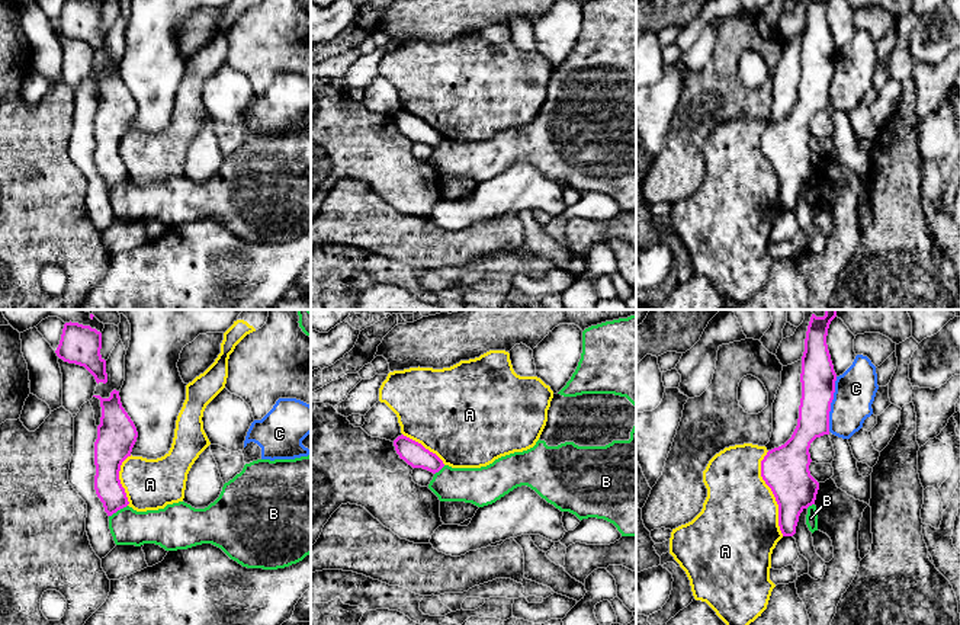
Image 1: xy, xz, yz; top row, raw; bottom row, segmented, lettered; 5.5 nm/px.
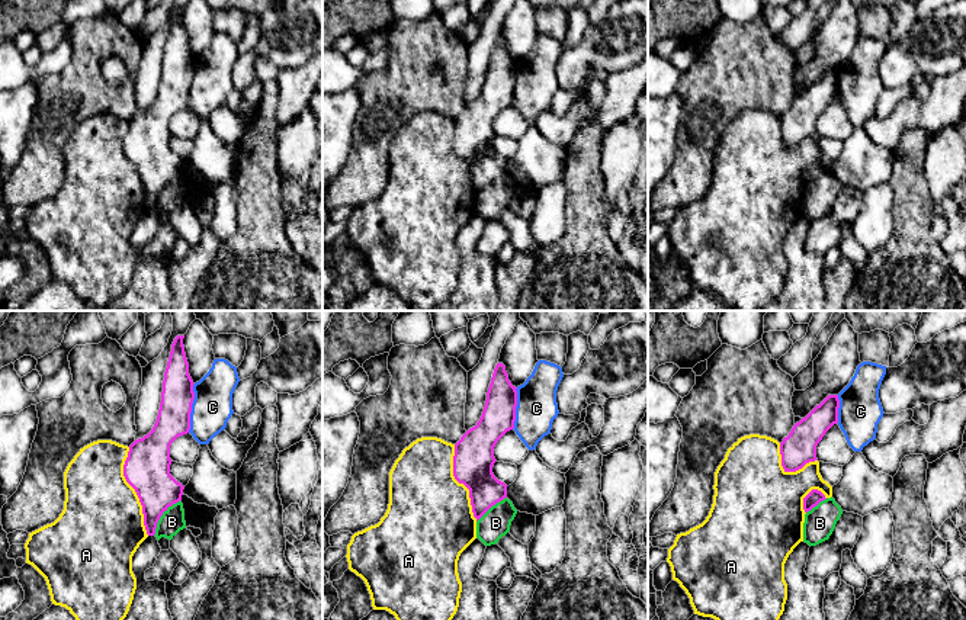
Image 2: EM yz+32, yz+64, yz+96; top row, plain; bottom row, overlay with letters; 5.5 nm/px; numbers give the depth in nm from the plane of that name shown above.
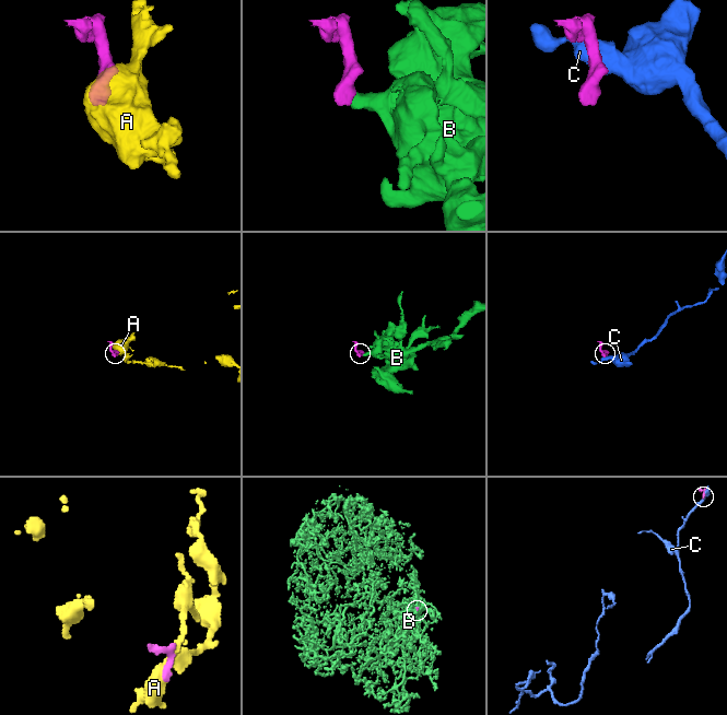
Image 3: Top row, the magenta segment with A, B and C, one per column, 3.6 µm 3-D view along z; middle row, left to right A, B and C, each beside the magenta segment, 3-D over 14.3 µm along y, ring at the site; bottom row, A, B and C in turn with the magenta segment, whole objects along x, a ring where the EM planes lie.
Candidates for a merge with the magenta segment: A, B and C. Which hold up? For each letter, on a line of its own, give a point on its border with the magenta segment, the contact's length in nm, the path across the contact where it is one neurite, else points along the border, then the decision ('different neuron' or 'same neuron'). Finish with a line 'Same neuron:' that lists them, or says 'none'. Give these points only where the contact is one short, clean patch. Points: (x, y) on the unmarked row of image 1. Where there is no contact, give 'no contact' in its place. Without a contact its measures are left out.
A: contact yz (773, 167); length 480 nm; different neuron
B: contact xy (118, 183); length 120 nm; border xy (127, 179), (109, 191); different neuron
C: contact yz (830, 79); length 300 nm; border yz (837, 51), (828, 105); different neuron
Same neuron: none

